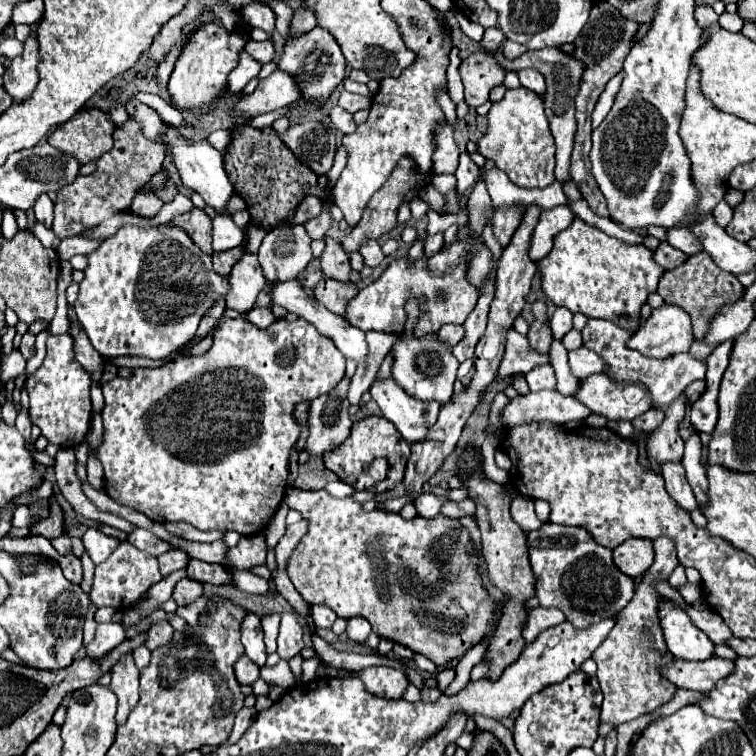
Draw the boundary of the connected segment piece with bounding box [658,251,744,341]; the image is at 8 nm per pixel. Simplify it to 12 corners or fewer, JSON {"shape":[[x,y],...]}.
{"shape":[[707,252],[666,271],[664,303],[690,315],[694,341],[708,335],[744,287]]}

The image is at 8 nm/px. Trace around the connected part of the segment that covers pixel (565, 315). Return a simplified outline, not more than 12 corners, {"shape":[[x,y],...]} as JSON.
{"shape":[[558,307],[550,319],[554,339],[572,329],[572,313]]}

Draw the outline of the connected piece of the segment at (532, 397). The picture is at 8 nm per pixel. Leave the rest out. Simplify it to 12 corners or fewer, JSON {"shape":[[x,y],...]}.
{"shape":[[556,391],[518,395],[502,425],[582,421],[590,409]]}

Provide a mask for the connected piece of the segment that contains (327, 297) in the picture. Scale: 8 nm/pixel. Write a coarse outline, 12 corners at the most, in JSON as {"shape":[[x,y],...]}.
{"shape":[[322,277],[314,299],[336,315],[356,293],[354,283]]}

